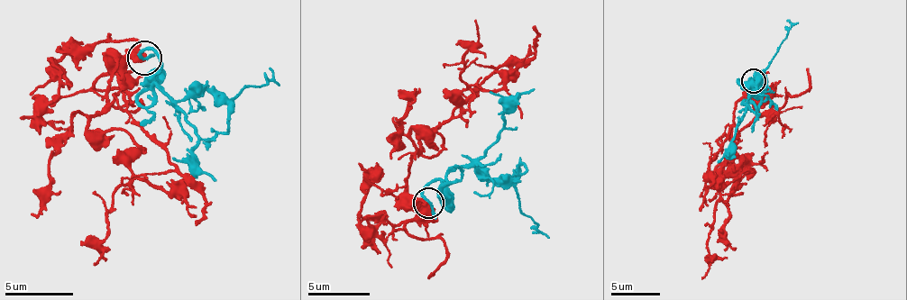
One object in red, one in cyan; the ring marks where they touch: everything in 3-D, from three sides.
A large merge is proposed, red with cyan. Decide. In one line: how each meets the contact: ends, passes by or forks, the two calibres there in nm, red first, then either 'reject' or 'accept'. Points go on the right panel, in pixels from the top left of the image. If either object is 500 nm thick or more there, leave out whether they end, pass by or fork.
550 nm thick on the red side, 200 nm on the other; accept

